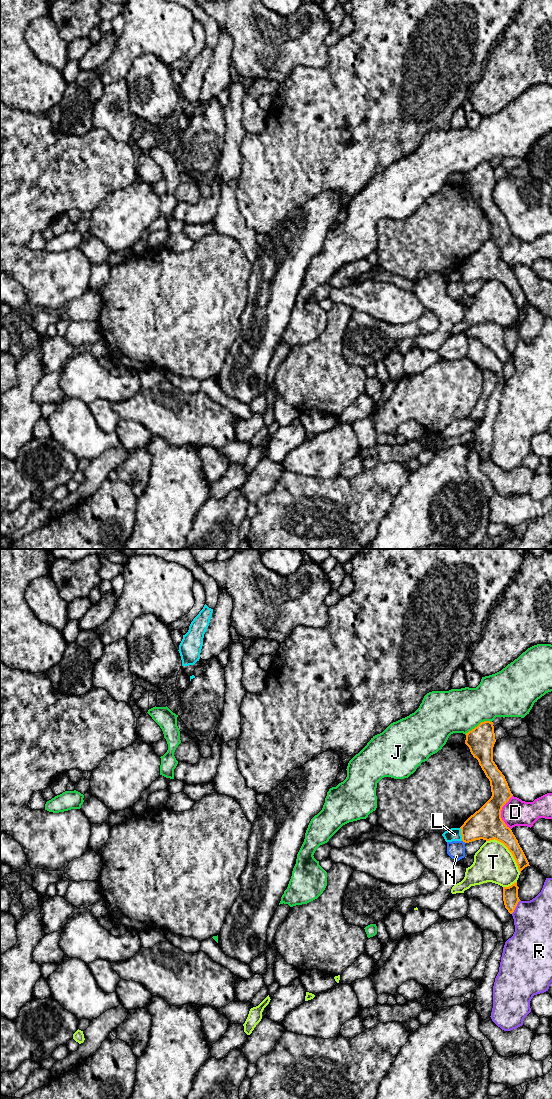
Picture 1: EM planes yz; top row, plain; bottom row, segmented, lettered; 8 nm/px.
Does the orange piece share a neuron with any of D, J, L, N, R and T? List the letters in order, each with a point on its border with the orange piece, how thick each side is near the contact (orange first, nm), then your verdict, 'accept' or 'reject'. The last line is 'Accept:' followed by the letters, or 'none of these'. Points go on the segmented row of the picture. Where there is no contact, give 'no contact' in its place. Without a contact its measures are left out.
D: meets orange in yz at (500, 812); 260 nm thick on the orange side, 220 nm on the other; reject
J: meets orange in yz at (479, 724); 220 nm thick on the orange side, 360 nm on the other; reject
L: meets orange in yz at (461, 834); 260 nm thick on the orange side, 110 nm on the other; reject
N: meets orange in yz at (464, 841); 260 nm thick on the orange side, 140 nm on the other; reject
R: meets orange in yz at (515, 907); 130 nm thick on the orange side, 300 nm on the other; reject
T: meets orange in yz at (508, 849); 240 nm thick on the orange side, 320 nm on the other; reject
Accept: none of these

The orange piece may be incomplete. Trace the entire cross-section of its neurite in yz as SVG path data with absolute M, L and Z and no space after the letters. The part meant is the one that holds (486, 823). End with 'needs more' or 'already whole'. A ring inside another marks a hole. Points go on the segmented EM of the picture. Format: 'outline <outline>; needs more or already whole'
outline M484 721L466 733L465 744L476 758L490 781L491 798L460 827L462 841L497 840L512 853L518 869L530 866L512 830L501 818L502 807L513 796L505 779L493 761L493 747L496 742L493 722Z; already whole

